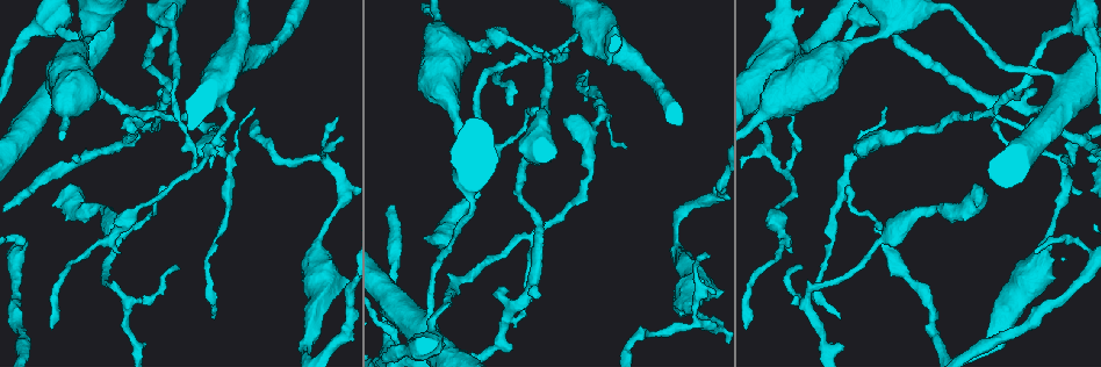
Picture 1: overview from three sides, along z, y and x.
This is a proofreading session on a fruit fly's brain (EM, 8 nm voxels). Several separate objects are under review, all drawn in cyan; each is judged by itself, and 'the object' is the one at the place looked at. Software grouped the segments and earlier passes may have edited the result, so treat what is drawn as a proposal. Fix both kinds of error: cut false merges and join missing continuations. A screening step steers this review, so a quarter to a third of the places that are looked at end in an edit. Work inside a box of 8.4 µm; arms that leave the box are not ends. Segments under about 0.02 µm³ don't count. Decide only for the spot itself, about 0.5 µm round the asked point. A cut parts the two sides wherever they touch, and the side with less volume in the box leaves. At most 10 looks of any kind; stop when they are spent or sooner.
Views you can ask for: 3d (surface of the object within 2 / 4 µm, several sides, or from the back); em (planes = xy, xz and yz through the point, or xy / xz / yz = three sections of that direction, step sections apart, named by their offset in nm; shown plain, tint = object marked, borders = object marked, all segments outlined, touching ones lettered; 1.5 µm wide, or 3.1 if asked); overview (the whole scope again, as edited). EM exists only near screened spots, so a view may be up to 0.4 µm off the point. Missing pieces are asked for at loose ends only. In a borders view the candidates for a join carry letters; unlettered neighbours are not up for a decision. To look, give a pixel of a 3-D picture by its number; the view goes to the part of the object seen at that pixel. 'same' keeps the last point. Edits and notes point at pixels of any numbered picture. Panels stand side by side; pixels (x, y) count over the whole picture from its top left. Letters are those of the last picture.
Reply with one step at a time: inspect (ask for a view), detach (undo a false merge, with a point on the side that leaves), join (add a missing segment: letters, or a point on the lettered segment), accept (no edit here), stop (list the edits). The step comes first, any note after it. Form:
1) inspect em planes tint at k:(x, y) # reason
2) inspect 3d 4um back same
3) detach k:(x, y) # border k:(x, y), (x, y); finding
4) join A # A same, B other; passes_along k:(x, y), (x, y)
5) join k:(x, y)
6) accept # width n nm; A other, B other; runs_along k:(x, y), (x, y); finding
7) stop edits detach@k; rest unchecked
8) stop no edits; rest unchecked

inspect em planes borders at 1:(798, 270) # tapers out

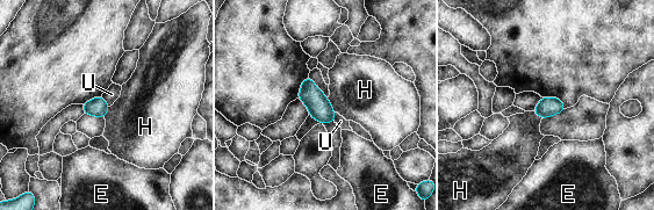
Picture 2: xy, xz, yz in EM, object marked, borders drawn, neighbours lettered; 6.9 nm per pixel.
accept # E other, H other, U other; border 2:(326, 98), (335, 111); none of them fits

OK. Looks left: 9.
inspect 3d 4um at 1:(195, 171) # a fork

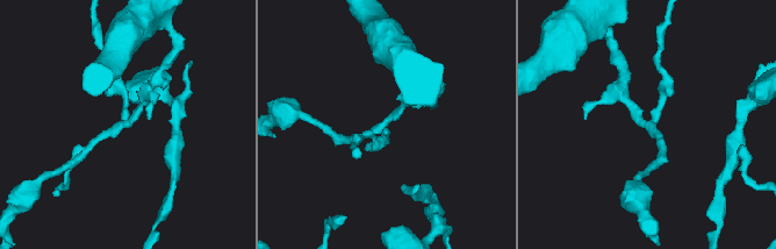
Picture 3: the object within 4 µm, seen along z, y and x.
inspect em planes borders at 3:(646, 123) # arms 3

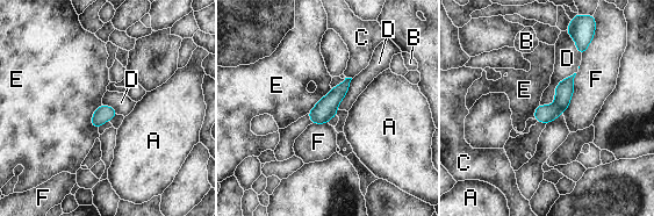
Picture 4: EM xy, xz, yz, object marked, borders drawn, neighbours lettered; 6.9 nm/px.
detach 4:(563, 91) # A other, B other, C other, D other, E other, F other; border 4:(551, 106), (562, 112); two cells meet here

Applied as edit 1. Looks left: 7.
inspect overview # redraw

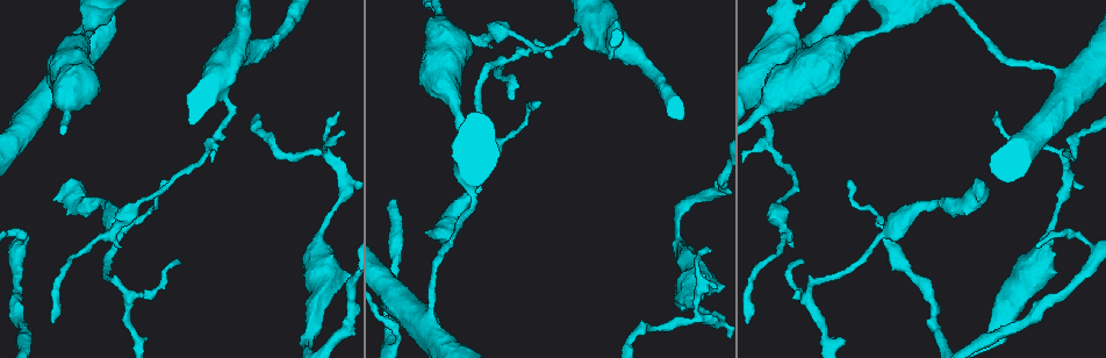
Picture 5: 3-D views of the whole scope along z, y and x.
inspect em planes borders at 5:(324, 151) # three arms meet

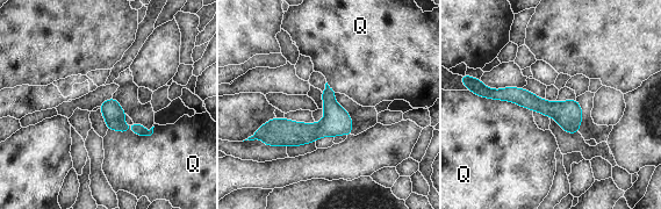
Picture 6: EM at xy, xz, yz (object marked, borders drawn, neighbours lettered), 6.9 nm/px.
accept # width 140 nm; Q other; border 6:(155, 127), (108, 128); all the same cell

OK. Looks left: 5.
inspect 3d 2um back at 5:(1081, 240)

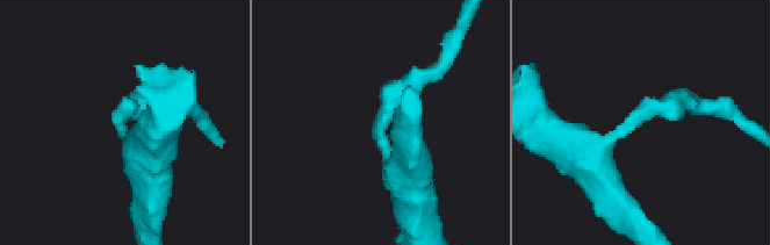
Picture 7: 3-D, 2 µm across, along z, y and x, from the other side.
inspect em yz step 8 tint at 7:(382, 132)

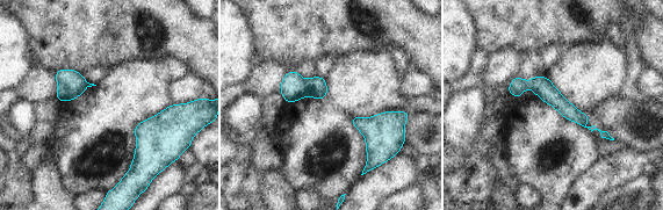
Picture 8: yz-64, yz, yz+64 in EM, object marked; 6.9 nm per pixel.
inspect em yz step 8 borders same

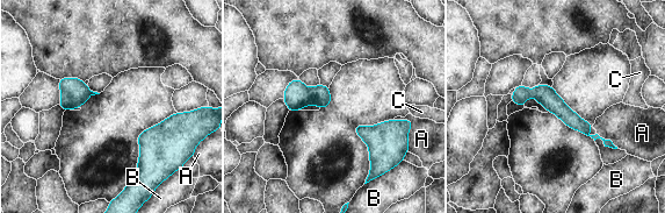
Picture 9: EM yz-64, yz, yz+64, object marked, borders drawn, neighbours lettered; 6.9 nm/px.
detach 9:(296, 96) # longest_contact B 320 nm; A other, B other, C other; border 9:(308, 89), (313, 103); a second cell is stuck on

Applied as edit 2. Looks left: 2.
stop edits detach@4, detach@9; rest unchecked

